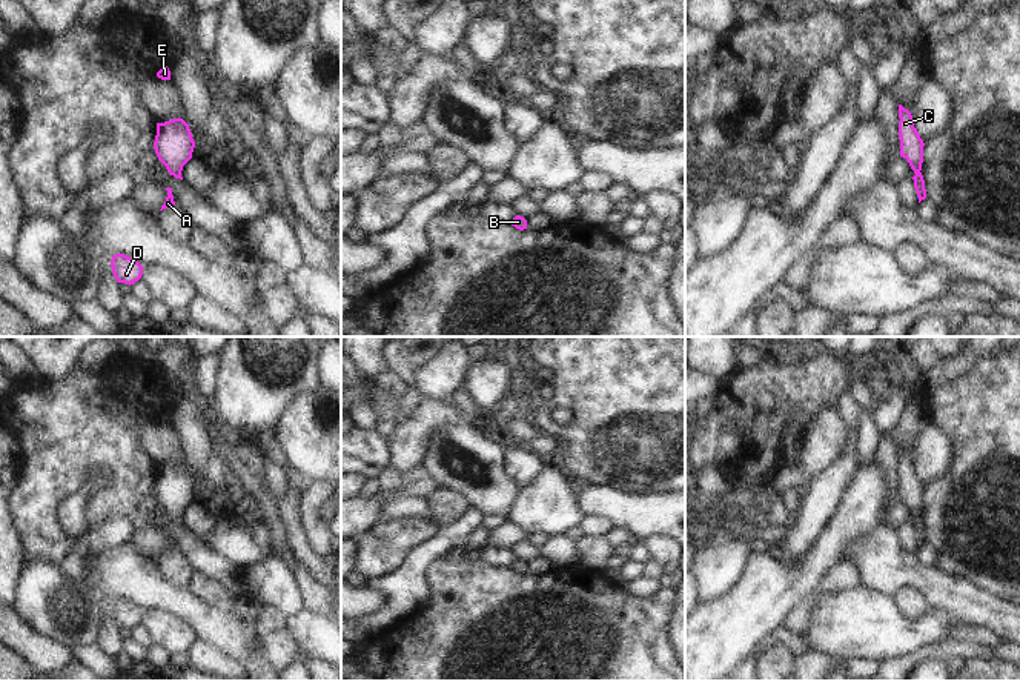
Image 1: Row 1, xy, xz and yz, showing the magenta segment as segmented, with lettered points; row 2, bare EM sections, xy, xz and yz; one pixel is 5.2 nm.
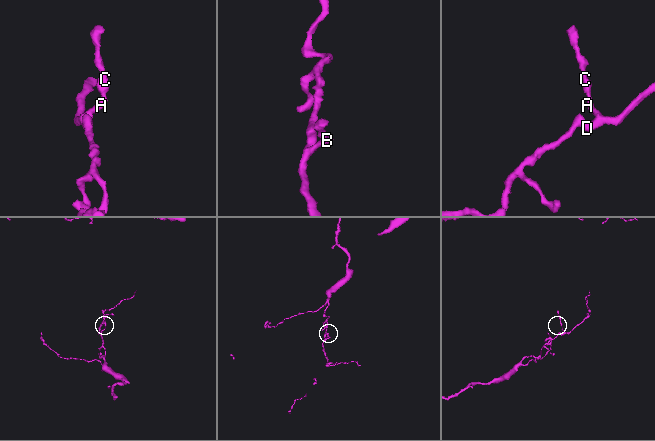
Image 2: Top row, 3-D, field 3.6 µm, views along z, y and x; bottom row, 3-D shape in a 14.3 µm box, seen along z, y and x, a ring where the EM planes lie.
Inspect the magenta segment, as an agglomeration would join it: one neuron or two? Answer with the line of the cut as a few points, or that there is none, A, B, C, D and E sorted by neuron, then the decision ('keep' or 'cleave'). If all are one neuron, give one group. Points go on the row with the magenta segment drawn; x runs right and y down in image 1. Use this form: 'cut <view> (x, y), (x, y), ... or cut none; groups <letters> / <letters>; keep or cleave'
cut none; groups A B C D E; keep

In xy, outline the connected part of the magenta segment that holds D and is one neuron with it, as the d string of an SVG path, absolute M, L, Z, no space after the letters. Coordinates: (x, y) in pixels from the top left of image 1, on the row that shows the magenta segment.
M115 254L111 260L111 266L112 274L118 283L131 286L143 275L143 266L124 254Z

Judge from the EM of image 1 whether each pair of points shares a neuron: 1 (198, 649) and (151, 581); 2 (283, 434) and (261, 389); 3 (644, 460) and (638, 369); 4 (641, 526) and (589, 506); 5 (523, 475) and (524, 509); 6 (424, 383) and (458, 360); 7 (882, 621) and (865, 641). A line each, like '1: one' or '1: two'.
1: two
2: two
3: one
4: one
5: two
6: one
7: one

